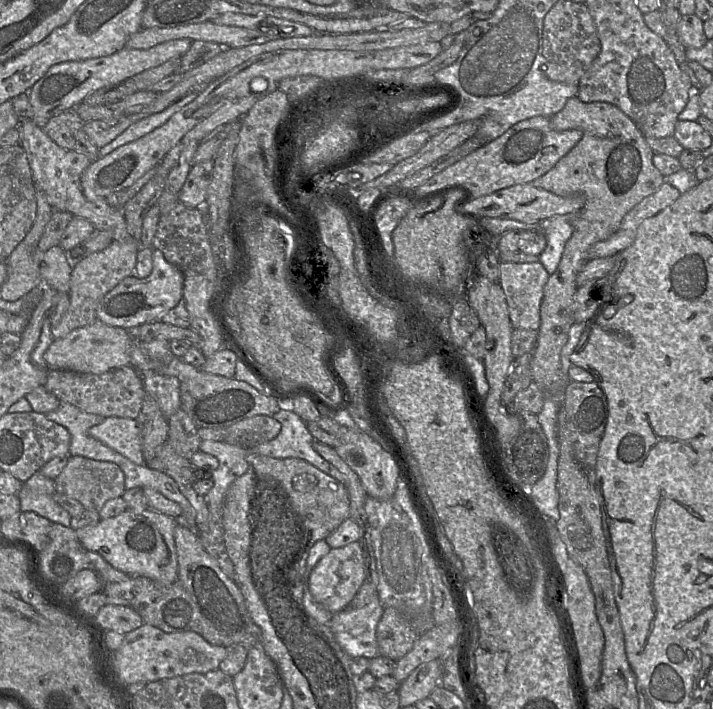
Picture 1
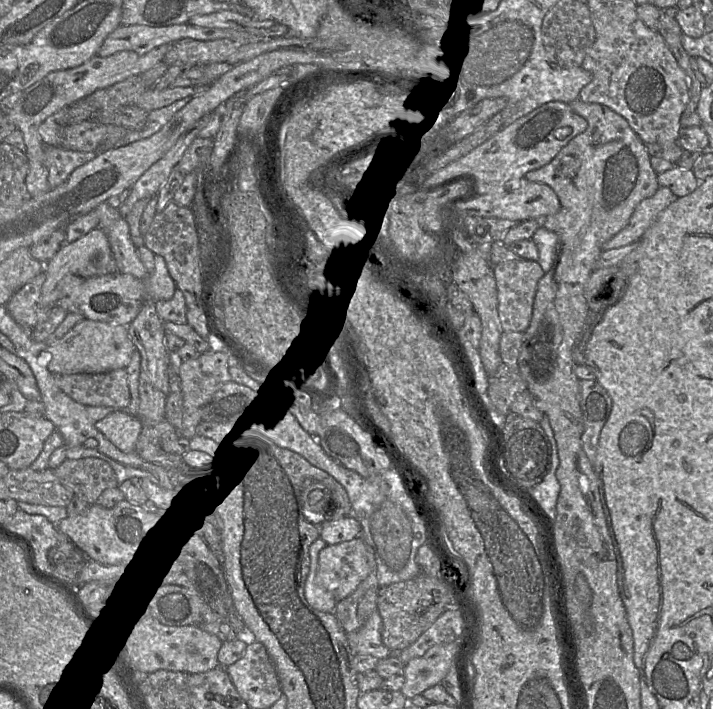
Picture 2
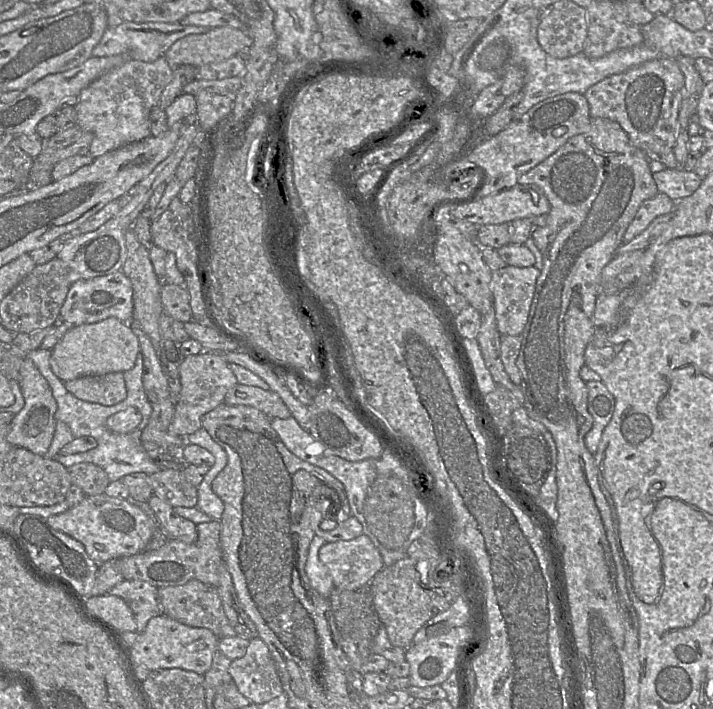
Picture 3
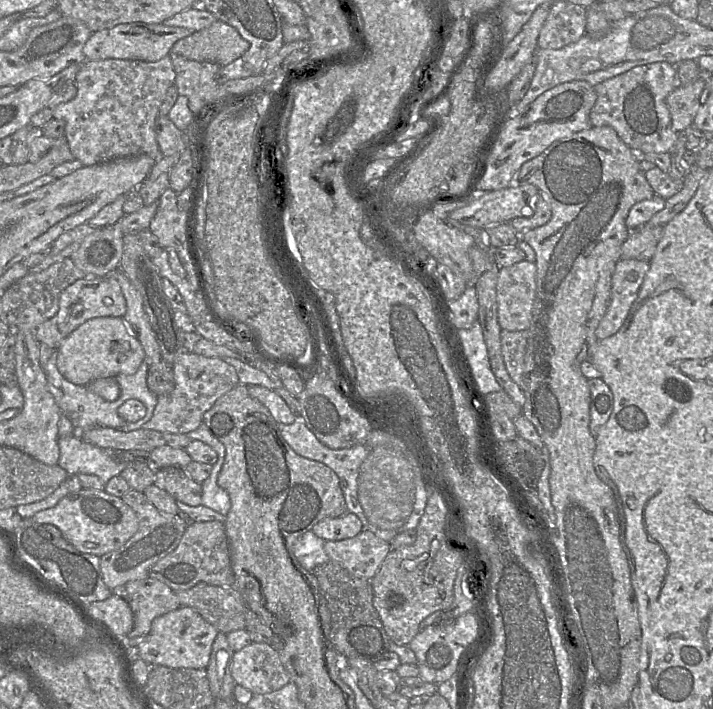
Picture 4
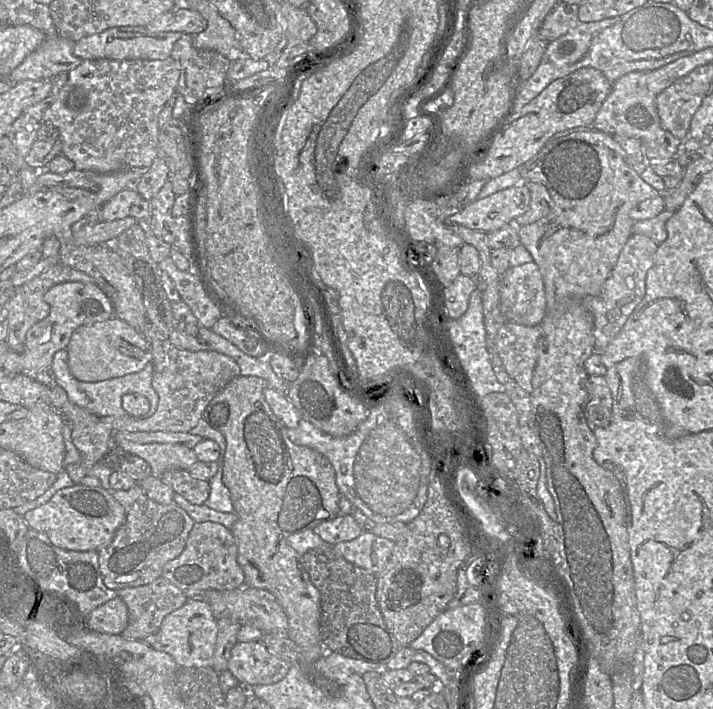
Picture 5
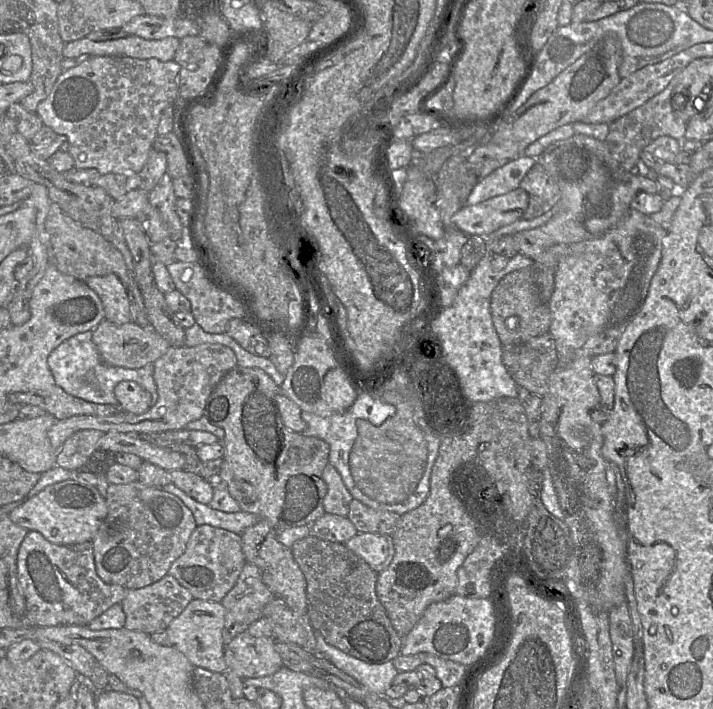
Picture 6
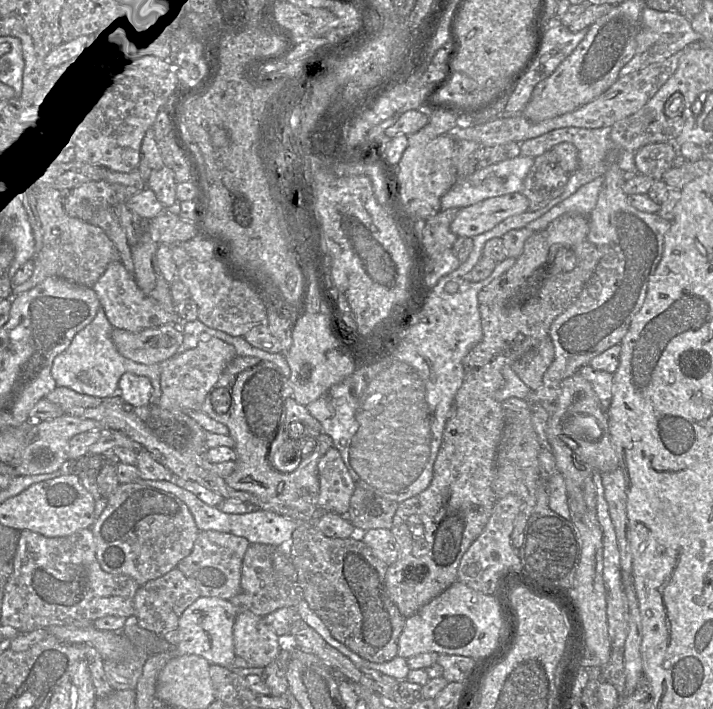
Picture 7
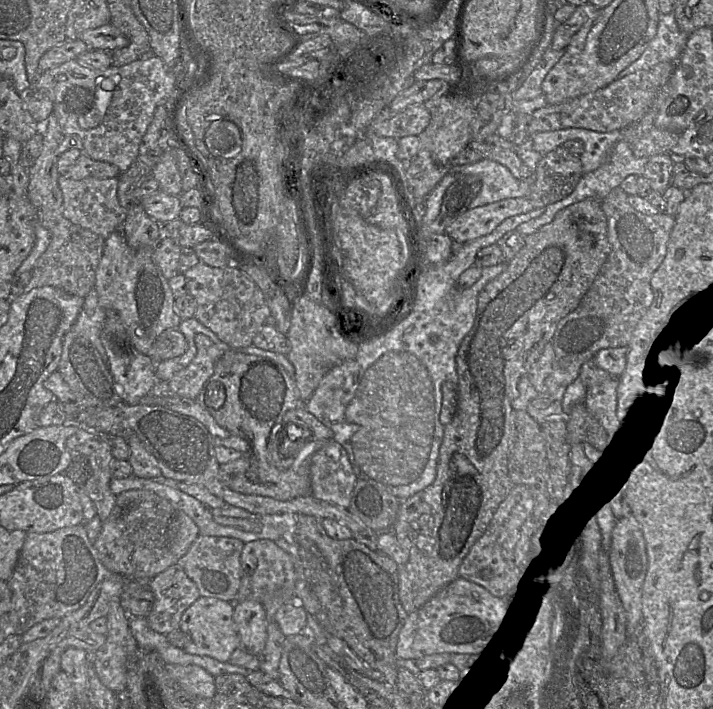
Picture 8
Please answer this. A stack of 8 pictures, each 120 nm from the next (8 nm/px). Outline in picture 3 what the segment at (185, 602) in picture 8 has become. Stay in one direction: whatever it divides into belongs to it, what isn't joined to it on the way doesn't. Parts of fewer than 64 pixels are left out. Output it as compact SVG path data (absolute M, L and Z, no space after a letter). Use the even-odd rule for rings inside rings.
M124 579L107 593L121 597L129 605L138 634L145 629L152 617L164 614L158 598L158 588L149 582Z

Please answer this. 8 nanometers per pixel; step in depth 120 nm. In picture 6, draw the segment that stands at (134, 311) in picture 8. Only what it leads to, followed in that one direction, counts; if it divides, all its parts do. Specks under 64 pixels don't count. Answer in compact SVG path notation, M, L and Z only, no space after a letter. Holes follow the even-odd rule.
M109 274L88 277L83 282L100 297L105 311L105 320L117 325L133 322L128 293L118 276Z

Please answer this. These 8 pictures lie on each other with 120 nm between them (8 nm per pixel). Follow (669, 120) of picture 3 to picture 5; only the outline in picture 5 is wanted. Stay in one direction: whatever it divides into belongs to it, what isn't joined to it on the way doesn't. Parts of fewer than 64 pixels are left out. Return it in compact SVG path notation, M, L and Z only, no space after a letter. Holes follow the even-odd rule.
M633 71L612 83L612 89L596 114L592 128L610 135L638 139L648 165L676 158L682 141L661 126L656 96L646 86L647 71Z

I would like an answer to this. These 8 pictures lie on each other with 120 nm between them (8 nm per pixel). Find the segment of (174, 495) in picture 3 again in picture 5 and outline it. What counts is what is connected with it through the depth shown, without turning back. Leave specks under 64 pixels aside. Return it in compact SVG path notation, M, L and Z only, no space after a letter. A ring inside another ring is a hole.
M170 469L160 478L192 504L202 505L210 495L210 482L194 478L188 470Z

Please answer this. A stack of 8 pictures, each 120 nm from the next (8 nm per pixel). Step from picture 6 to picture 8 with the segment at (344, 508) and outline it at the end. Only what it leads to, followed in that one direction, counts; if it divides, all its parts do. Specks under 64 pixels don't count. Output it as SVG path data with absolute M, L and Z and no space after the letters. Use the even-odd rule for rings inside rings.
M334 439L328 440L312 458L312 495L322 501L348 508L357 476L347 451Z

